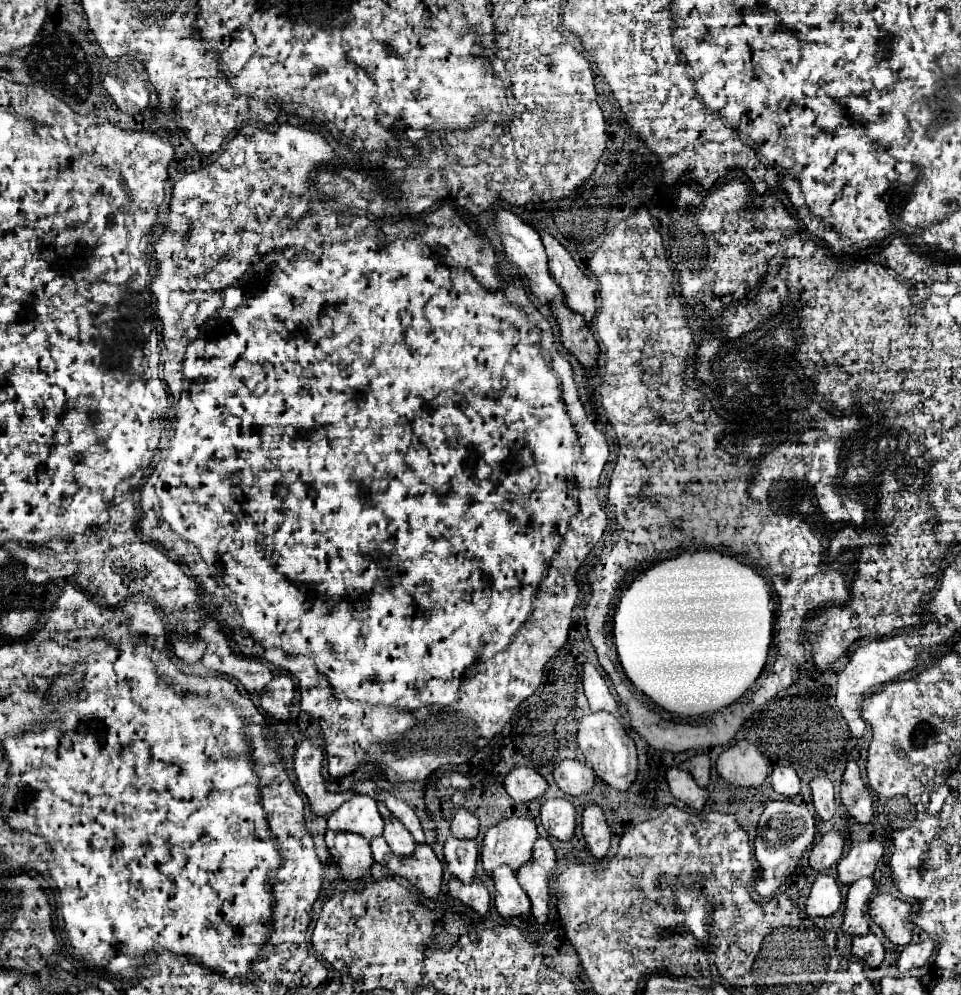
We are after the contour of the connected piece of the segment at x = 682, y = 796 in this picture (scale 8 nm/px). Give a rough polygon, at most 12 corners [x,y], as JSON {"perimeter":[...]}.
{"perimeter":[[670,768],[666,782],[674,798],[702,810],[708,790],[690,772]]}

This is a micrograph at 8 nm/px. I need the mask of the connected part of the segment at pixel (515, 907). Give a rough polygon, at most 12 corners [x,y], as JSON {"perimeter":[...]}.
{"perimeter":[[510,866],[494,872],[502,918],[530,920],[530,900]]}

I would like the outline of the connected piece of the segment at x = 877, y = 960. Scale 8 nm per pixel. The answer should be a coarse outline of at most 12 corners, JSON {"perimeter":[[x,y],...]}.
{"perimeter":[[874,934],[854,936],[852,956],[878,968],[884,946]]}

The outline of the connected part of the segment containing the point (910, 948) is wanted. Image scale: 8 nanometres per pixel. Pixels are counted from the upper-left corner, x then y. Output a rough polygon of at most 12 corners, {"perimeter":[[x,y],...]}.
{"perimeter":[[934,940],[904,946],[898,970],[924,966],[932,956]]}

